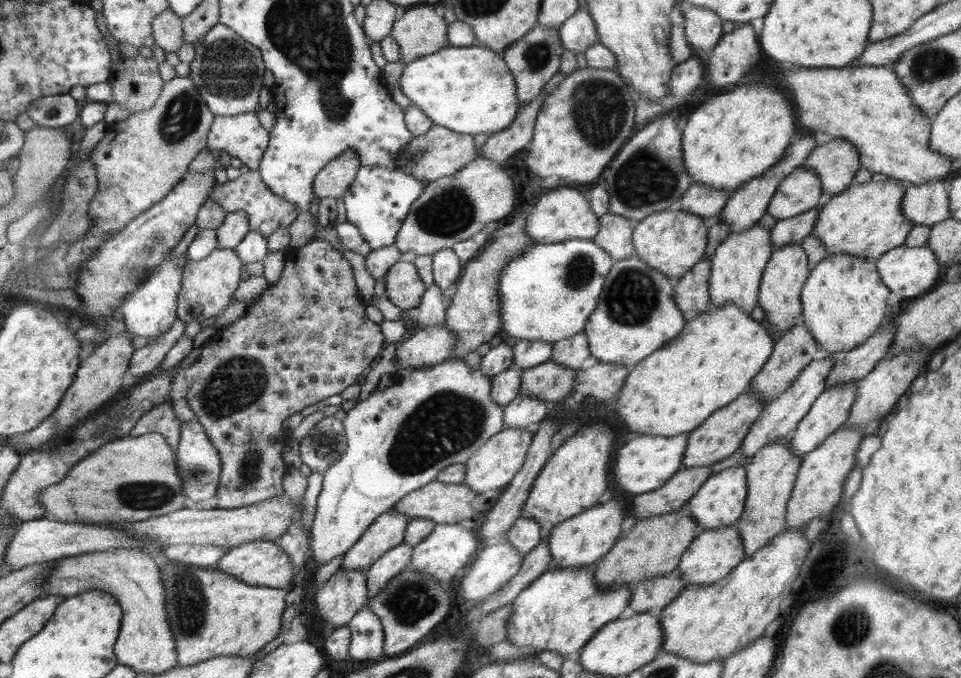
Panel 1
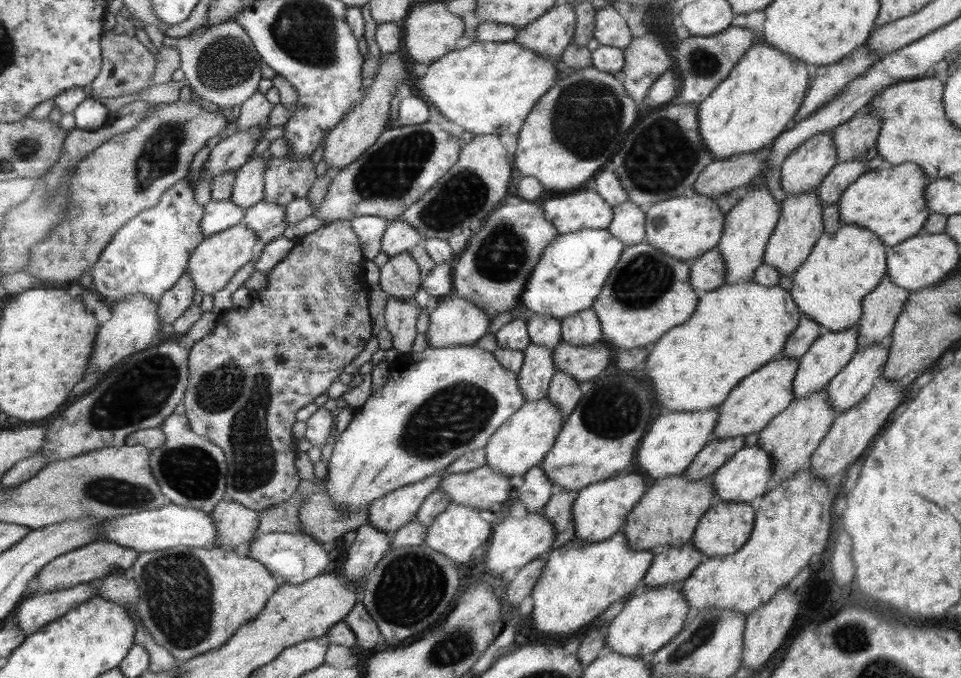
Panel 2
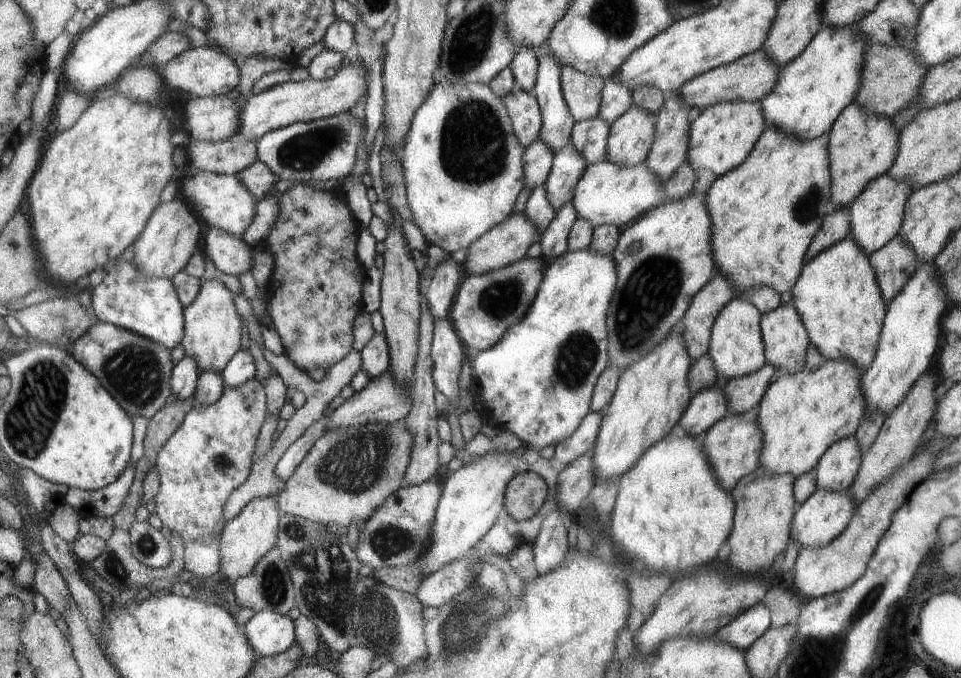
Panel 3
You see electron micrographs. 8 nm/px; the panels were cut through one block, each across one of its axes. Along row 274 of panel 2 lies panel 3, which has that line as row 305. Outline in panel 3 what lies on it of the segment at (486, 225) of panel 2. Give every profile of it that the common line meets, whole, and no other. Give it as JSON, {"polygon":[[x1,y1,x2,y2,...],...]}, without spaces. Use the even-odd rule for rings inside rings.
{"polygon":[[542,257,524,258,485,274,474,274,458,288,449,318,464,347,484,351,502,340,506,330,524,320,544,278]]}

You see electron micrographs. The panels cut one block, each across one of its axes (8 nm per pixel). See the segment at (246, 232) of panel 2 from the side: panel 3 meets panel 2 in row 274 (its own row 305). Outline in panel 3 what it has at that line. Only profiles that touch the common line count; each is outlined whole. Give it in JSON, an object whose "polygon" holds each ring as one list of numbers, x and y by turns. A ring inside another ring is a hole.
{"polygon":[[207,280,198,297,184,312,184,338,181,346,185,356,192,356,198,372,224,371,226,364,239,352,242,340,242,321,233,302,234,294,218,280]]}

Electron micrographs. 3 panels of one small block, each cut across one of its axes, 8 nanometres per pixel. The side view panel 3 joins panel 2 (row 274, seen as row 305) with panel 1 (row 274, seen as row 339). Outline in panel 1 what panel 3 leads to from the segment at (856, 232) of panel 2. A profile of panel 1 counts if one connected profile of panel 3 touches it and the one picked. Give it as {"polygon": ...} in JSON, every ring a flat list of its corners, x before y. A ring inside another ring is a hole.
{"polygon":[[850,253,826,254,809,271,802,287,801,304,804,325,813,335,822,353,841,355,861,345,886,321,889,288,880,280,874,260]]}

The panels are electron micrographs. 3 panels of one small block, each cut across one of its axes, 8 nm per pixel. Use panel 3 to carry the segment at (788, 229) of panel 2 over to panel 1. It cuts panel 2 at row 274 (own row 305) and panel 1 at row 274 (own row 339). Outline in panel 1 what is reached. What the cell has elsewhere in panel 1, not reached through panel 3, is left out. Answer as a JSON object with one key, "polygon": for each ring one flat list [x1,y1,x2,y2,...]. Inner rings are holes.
{"polygon":[[800,242,774,249,766,263,759,288,758,304,764,309,765,318,773,324,773,329,779,330,781,334,796,325,796,318,802,314,800,293,808,279,809,271,806,251]]}

